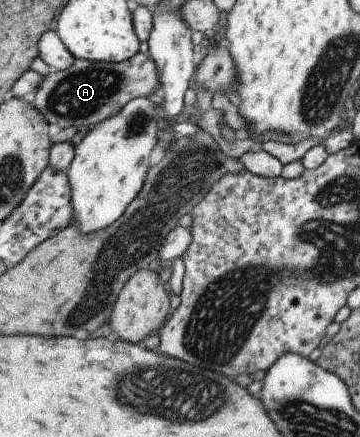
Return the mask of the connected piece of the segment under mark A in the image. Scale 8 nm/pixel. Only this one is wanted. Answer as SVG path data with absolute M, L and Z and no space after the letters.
M137 52L124 62L90 62L77 58L63 71L50 71L44 77L43 89L35 98L34 108L45 116L53 131L75 126L89 128L117 113L135 98L147 98L160 91L157 64L148 54Z

